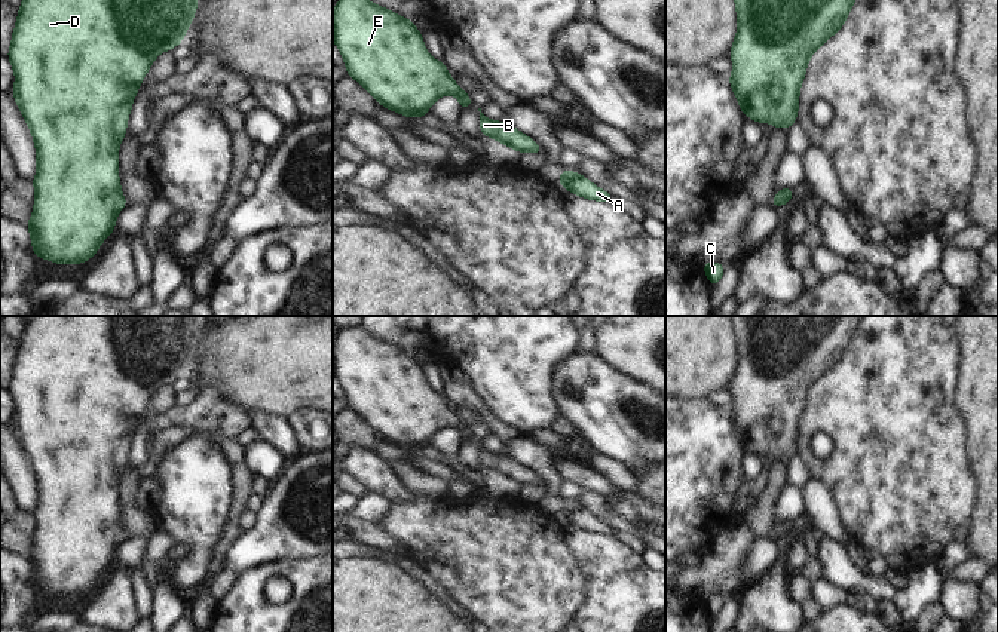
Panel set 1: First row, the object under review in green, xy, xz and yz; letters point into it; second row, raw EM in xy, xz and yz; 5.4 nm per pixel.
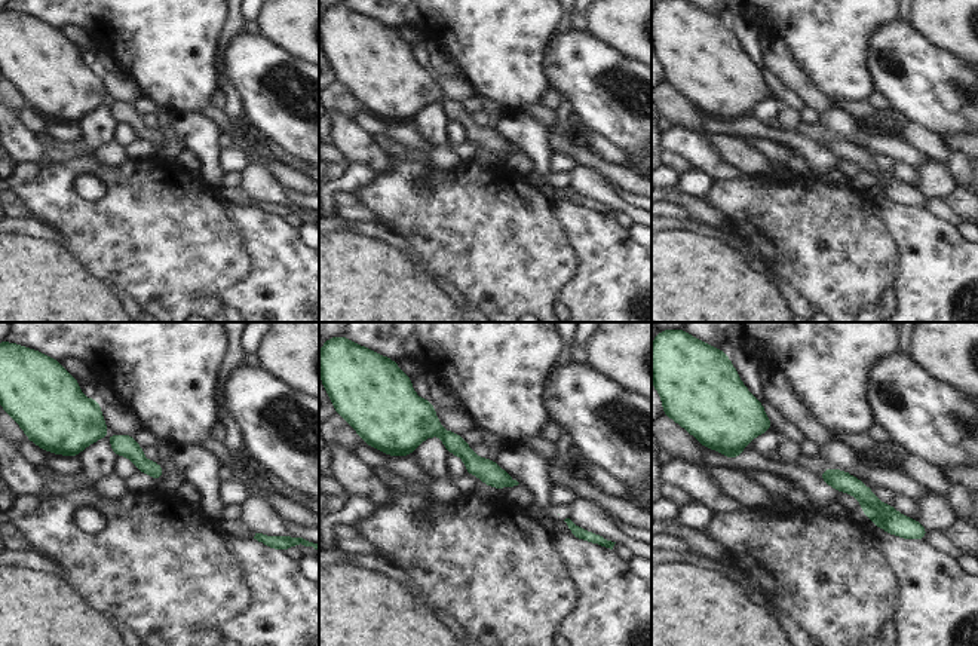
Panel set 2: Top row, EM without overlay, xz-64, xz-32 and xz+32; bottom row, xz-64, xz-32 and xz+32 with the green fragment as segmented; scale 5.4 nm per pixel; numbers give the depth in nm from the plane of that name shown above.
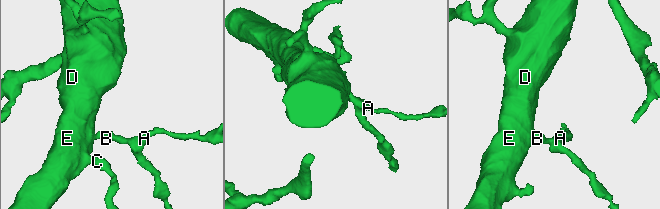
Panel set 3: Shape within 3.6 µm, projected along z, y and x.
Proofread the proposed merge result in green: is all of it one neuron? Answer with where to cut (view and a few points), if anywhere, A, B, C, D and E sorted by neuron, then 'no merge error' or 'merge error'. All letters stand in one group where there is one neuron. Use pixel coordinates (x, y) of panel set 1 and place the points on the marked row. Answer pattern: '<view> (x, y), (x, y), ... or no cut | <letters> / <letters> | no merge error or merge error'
no cut | A B C D E | no merge error

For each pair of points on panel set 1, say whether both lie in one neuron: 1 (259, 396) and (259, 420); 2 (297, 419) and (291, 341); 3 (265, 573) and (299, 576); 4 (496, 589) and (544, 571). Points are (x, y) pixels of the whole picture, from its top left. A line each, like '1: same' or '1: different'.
1: different
2: different
3: same
4: same

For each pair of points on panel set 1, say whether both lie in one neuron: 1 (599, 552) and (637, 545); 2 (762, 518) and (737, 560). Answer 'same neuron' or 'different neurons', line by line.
1: different neurons
2: different neurons

